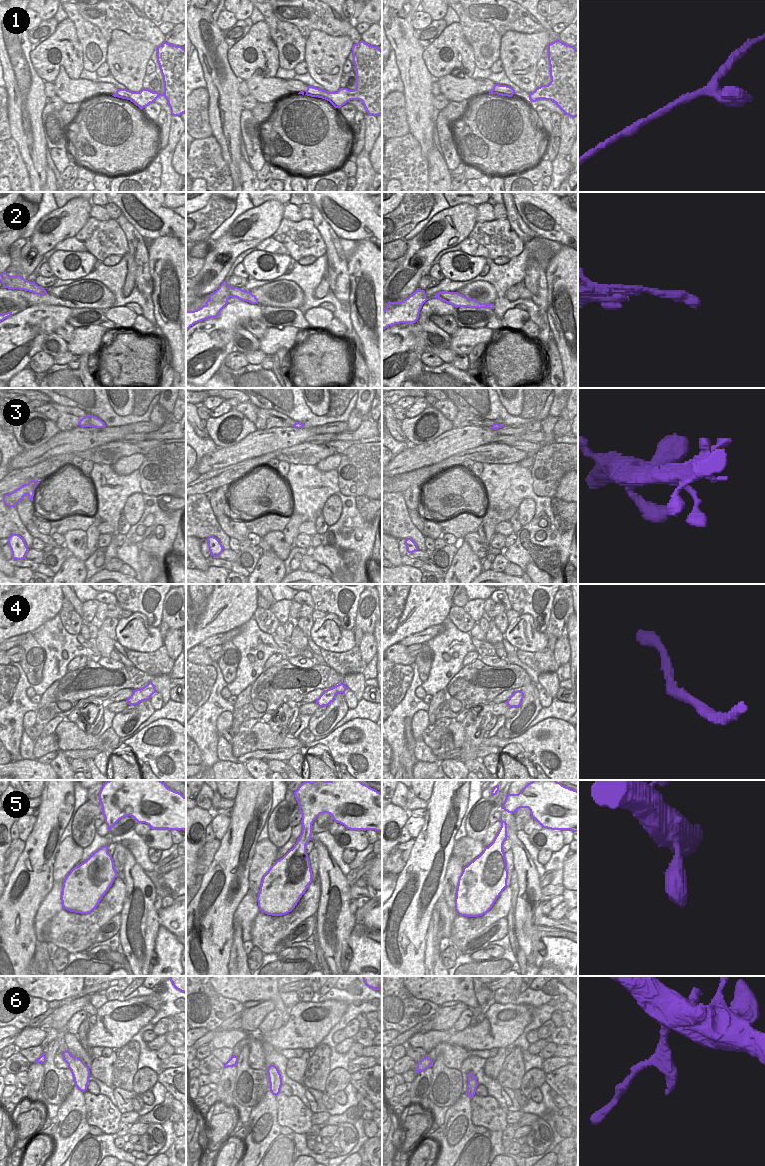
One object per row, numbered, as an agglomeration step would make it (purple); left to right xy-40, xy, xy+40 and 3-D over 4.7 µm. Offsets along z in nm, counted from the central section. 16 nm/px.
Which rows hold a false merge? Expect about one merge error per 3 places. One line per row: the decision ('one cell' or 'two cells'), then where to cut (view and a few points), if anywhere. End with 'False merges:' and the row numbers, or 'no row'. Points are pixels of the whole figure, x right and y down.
1: one cell; cut none
2: two cells; cut xy (228, 297), (222, 301), (212, 301), (206, 304)
3: one cell; cut none
4: one cell; cut none
5: one cell; cut none
6: two cells; cut xy (231, 1057), (231, 1060), (236, 1063)
False merges: 2, 6

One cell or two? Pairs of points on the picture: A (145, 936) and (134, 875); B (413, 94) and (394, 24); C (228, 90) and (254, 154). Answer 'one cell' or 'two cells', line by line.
A: one cell
B: one cell
C: two cells

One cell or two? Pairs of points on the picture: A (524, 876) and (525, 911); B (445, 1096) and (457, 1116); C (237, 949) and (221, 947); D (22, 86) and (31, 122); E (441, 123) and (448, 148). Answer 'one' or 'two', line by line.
A: one
B: two
C: two
D: one
E: one

